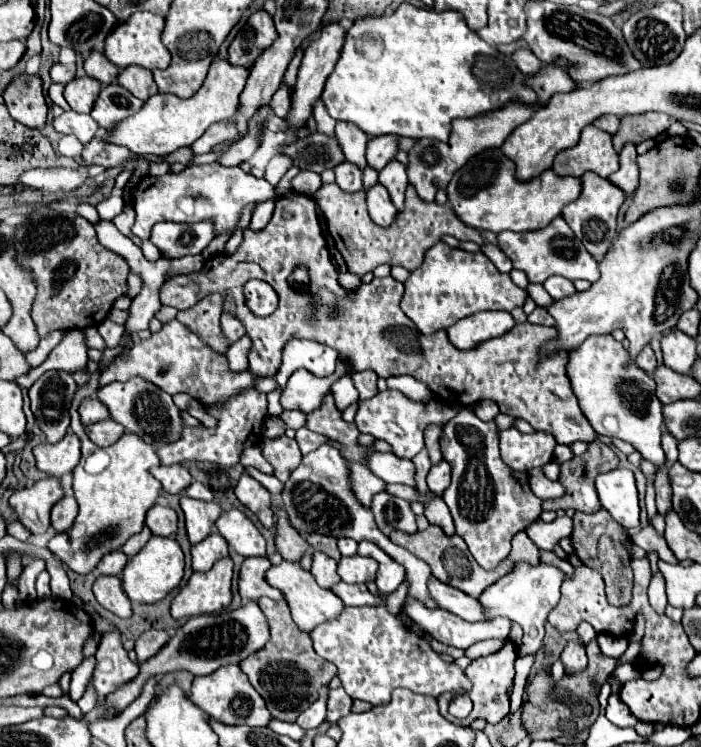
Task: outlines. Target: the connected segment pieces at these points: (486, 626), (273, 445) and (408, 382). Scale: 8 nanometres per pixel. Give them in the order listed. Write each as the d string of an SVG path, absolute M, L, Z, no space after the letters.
M415 600L407 602L405 612L423 632L431 634L435 640L463 650L487 638L507 638L511 628L511 622L507 618L493 618L493 620L483 620L473 624L441 608L429 610Z
M281 436L273 440L265 440L263 456L273 466L273 476L285 482L289 478L289 470L293 470L301 462L301 452L295 440Z
M393 376L393 378L387 378L387 386L395 388L395 390L401 390L407 398L411 398L415 402L423 402L423 400L431 400L433 398L431 390L423 382L411 378L411 376Z

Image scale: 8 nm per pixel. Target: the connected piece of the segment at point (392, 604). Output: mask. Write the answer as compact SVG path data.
M405 580L400 584L399 588L389 596L387 596L387 606L390 612L398 614L400 612L401 604L407 596L407 582Z

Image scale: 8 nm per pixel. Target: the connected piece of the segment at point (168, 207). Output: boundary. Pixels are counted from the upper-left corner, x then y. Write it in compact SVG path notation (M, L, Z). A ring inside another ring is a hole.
M217 162L205 166L187 166L181 174L165 174L165 176L145 176L141 178L135 196L135 224L133 234L141 240L151 238L151 228L157 222L171 220L171 222L199 222L199 220L213 220L217 234L229 230L237 224L243 206L253 202L273 200L275 188L265 178L255 178L245 174L239 166L225 168Z

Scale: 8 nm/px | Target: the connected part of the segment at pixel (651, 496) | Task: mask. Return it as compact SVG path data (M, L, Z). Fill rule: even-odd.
M652 480L647 481L645 504L646 504L648 519L651 520L651 518L653 518L655 514L657 514L656 503L655 503L655 490Z

